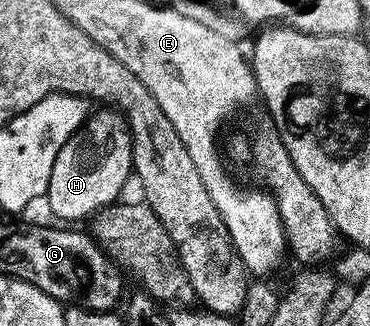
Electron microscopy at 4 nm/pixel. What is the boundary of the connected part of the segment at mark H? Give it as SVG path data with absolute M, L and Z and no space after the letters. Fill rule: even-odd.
M97 111L90 116L88 124L66 143L55 160L54 171L47 196L49 209L58 217L58 222L73 223L69 221L88 222L102 209L118 204L122 200L121 192L125 189L129 177L133 172L133 136L129 133L126 118L116 111Z

